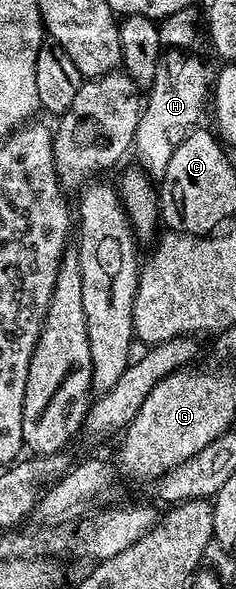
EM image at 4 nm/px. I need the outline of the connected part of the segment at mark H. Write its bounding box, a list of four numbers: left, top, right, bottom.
[132,54,211,178]

